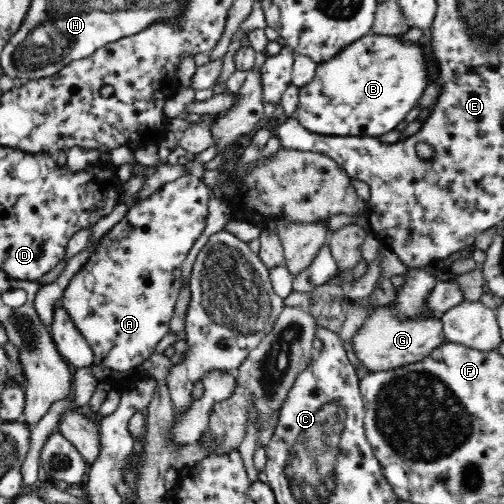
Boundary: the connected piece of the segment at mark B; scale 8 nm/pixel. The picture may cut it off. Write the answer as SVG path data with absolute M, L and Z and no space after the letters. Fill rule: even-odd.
M368 34L356 40L326 62L318 63L314 80L299 87L300 104L296 117L308 131L318 135L347 137L377 137L395 130L406 118L406 114L418 106L426 87L434 81L435 72L431 60L426 59L420 44L402 42L397 36L378 36Z

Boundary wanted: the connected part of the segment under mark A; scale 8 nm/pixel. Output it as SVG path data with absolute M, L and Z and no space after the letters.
M188 174L174 180L174 182L164 184L164 186L155 191L150 198L140 200L140 202L136 202L134 206L130 206L126 215L100 239L100 244L98 244L96 250L90 254L88 262L80 268L80 272L76 272L76 274L72 276L72 280L70 280L65 288L60 301L64 309L68 311L68 315L76 325L76 328L80 331L80 334L82 334L86 342L90 345L94 355L94 365L109 368L113 372L124 372L128 374L128 372L138 368L142 362L146 362L146 360L153 355L156 344L168 334L170 319L172 318L175 302L182 286L182 279L180 278L180 276L182 276L182 264L184 264L188 252L192 250L192 245L202 232L204 232L204 228L206 228L208 202L210 202L210 189L208 189L208 186L204 184L202 179L195 175Z

